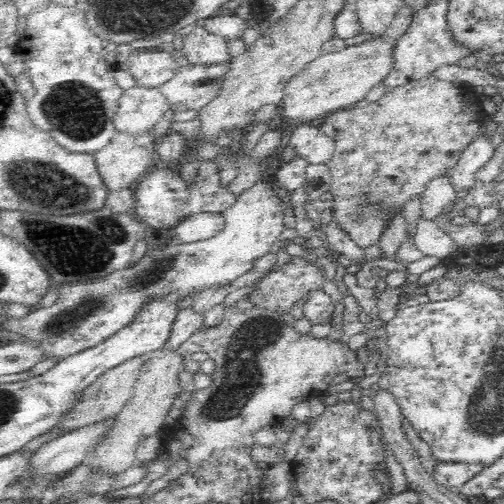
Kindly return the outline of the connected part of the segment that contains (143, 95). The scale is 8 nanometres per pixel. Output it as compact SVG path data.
M136 85L123 92L115 117L115 128L123 132L140 132L154 127L170 109L159 87Z

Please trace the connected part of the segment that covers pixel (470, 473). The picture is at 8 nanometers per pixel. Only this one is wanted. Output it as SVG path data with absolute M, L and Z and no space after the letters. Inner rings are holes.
M439 462L433 476L436 482L443 486L460 488L474 476L478 476L484 468L491 464L488 462Z

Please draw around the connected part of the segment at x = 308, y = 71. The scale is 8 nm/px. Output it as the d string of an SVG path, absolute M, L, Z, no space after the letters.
M404 2L392 17L387 27L370 40L346 46L341 52L324 54L308 64L300 75L289 83L284 101L281 102L282 118L306 121L305 124L317 123L321 116L337 108L350 107L360 100L375 86L382 85L396 65L395 51L400 38L410 30L418 7Z

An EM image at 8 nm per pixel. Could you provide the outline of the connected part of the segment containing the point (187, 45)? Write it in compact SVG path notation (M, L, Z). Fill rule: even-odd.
M198 23L183 37L182 53L190 64L220 64L231 56L228 54L228 42L226 38L210 33L206 25Z

